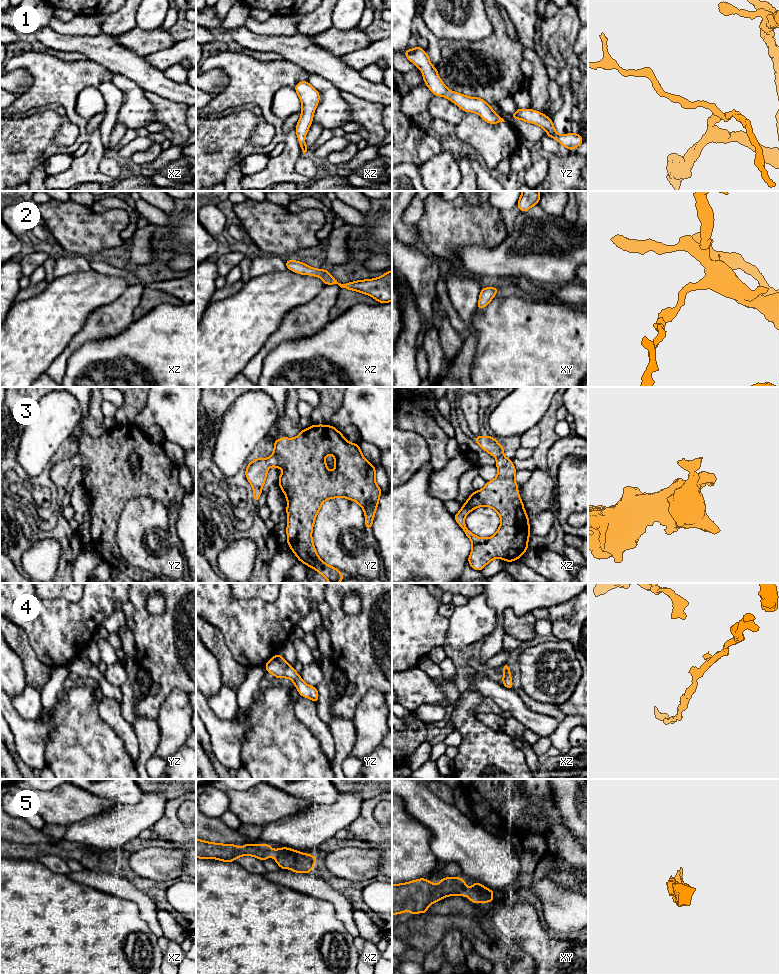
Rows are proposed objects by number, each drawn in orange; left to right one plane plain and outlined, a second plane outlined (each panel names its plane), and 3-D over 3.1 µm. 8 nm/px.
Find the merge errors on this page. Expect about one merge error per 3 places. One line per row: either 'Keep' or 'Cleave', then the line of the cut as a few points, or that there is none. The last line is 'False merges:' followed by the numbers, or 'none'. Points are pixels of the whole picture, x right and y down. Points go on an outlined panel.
1: Keep. No split
2: Keep. No split
3: Keep. No split
4: Keep. No split
5: Keep. No split
False merges: none

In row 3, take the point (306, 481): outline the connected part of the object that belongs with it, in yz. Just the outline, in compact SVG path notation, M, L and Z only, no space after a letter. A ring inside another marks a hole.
M312 425L308 429L303 429L295 438L283 437L274 440L274 451L269 458L256 458L251 463L247 464L245 476L253 488L253 500L258 502L265 483L267 472L270 466L277 469L283 467L284 472L279 475L279 486L287 499L287 543L298 560L305 565L314 568L317 572L323 575L329 583L339 583L345 579L345 576L340 573L340 570L326 564L318 556L314 543L312 541L312 530L316 516L324 501L328 499L343 497L348 500L356 501L364 510L365 513L365 528L371 529L375 511L379 504L379 497L382 490L375 482L376 468L371 465L361 453L358 444L348 442L343 434L336 430L333 425ZM331 454L335 458L335 469L330 472L327 468L325 457Z

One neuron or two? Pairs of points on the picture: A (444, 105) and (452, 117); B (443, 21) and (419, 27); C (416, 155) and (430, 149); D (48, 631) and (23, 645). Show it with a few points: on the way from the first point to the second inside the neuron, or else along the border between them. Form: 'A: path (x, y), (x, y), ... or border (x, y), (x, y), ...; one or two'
A: path (445, 108), (451, 114); one
B: border (422, 10), (423, 23), (439, 38); two
C: path (419, 152), (422, 149), (427, 149); one
D: border (14, 624), (25, 632), (34, 655), (41, 662); two

